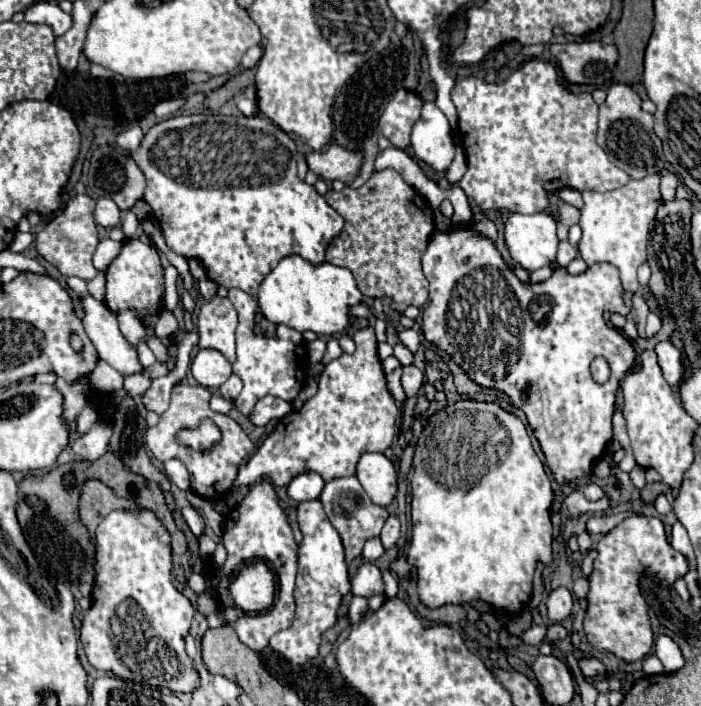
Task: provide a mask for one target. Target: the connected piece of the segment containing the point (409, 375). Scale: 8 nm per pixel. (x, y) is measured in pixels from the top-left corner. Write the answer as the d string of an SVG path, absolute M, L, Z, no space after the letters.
M403 366L403 374L401 374L401 386L405 390L407 398L413 398L419 394L421 386L423 386L423 372L417 366Z

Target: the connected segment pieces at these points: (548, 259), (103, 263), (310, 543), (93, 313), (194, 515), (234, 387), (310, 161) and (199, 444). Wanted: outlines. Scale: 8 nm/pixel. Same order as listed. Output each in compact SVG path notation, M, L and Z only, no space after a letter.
M511 214L505 222L505 244L511 258L527 272L555 264L557 234L549 214Z
M109 238L101 240L99 246L97 246L97 250L95 250L95 256L93 256L95 268L101 270L101 272L105 272L107 266L109 266L109 264L117 258L117 254L121 252L121 246L123 246L123 242L113 242L113 240L109 240Z
M319 500L299 502L297 522L303 534L303 540L299 544L299 572L297 572L297 588L295 588L297 612L291 628L277 632L271 638L269 646L275 652L279 652L285 660L289 660L293 666L303 666L305 662L317 658L321 634L327 632L337 622L337 608L351 586L349 586L341 536L337 536L337 530L329 524L325 510L321 508L321 502Z
M93 296L83 298L83 308L83 328L95 344L99 358L113 366L121 376L143 372L143 366L137 358L137 350L119 330L117 316L103 302L97 302Z
M187 506L187 508L183 508L181 510L181 514L183 514L183 518L185 518L185 522L187 522L187 526L189 526L189 530L199 538L201 534L203 534L203 530L205 530L205 522L203 522L203 516L195 510L195 508L191 508L191 506Z
M231 376L221 388L219 388L219 392L221 392L221 396L223 398L227 398L227 400L233 400L233 398L237 398L239 396L239 392L241 392L241 388L243 388L243 384L241 384L241 378L239 376Z
M337 144L327 146L325 150L309 150L303 154L307 168L315 172L323 180L341 180L349 184L357 174L361 166L361 154L359 152L345 152L345 148L337 148Z
M203 418L195 428L179 430L175 440L181 446L193 448L195 452L209 452L221 440L221 430L213 424L213 420Z

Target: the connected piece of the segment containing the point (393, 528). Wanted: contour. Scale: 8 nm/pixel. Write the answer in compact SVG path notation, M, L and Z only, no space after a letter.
M389 516L387 522L385 522L385 526L383 526L383 530L381 530L381 536L379 536L383 548L385 548L385 550L391 550L391 548L395 546L395 542L397 542L399 534L401 534L399 518L397 518L397 516Z

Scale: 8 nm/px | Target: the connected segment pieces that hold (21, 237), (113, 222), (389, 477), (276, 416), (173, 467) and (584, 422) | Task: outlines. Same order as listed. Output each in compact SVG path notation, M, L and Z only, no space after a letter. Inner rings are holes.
M17 232L15 238L13 238L13 242L11 242L11 246L9 246L9 250L13 250L13 252L23 252L31 242L33 242L33 236L31 236L31 234Z
M99 198L95 206L95 222L103 228L115 228L121 224L121 210L109 198Z
M365 454L357 464L357 478L373 504L387 508L397 494L397 472L383 454Z
M265 396L261 398L253 412L249 414L249 420L255 424L255 426L265 426L269 424L271 420L281 420L283 416L287 416L291 412L291 404L285 402L285 400L275 400L273 396Z
M167 460L163 462L167 478L181 490L189 490L189 472L179 460Z
M455 228L431 236L423 256L423 272L429 280L429 302L421 312L421 332L425 340L447 352L473 382L505 392L511 404L525 412L545 454L545 464L559 484L589 476L593 462L605 454L607 442L613 438L611 416L619 380L637 366L633 342L603 320L605 310L619 314L629 312L623 304L617 268L611 264L595 264L577 276L567 274L565 268L557 268L547 282L523 284L503 262L491 240L485 240L471 228ZM595 356L605 356L611 364L611 378L603 386L591 380L589 364Z

